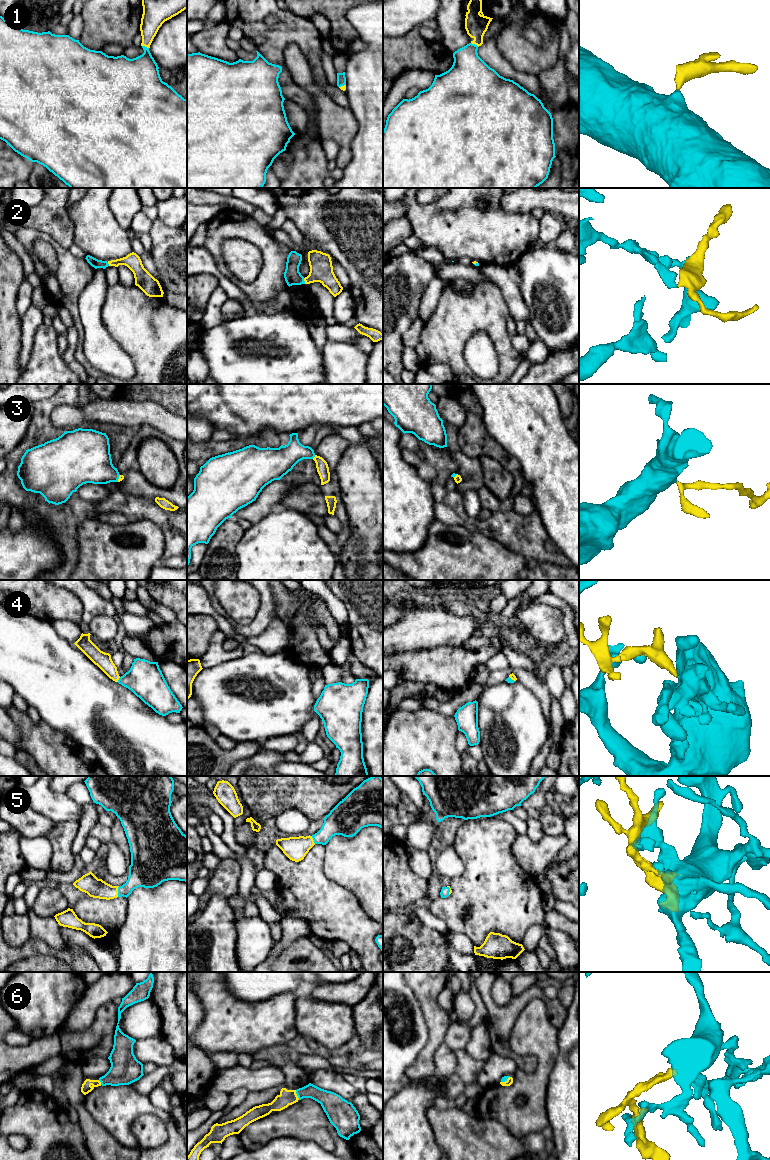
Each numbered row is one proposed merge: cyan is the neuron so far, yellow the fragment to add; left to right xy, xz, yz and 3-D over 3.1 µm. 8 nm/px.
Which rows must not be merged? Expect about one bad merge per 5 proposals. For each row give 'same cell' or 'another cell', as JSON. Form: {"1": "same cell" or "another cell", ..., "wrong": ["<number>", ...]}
{"1": "same cell", "2": "same cell", "3": "same cell", "4": "same cell", "5": "same cell", "6": "same cell", "wrong": []}

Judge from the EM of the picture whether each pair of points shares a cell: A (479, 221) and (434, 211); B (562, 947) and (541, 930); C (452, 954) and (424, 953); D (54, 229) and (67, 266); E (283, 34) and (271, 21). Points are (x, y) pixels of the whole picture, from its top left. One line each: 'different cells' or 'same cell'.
A: same cell
B: same cell
C: different cells
D: different cells
E: different cells

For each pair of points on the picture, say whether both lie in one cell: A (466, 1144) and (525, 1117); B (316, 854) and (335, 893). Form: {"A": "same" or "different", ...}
{"A": "different", "B": "same"}

